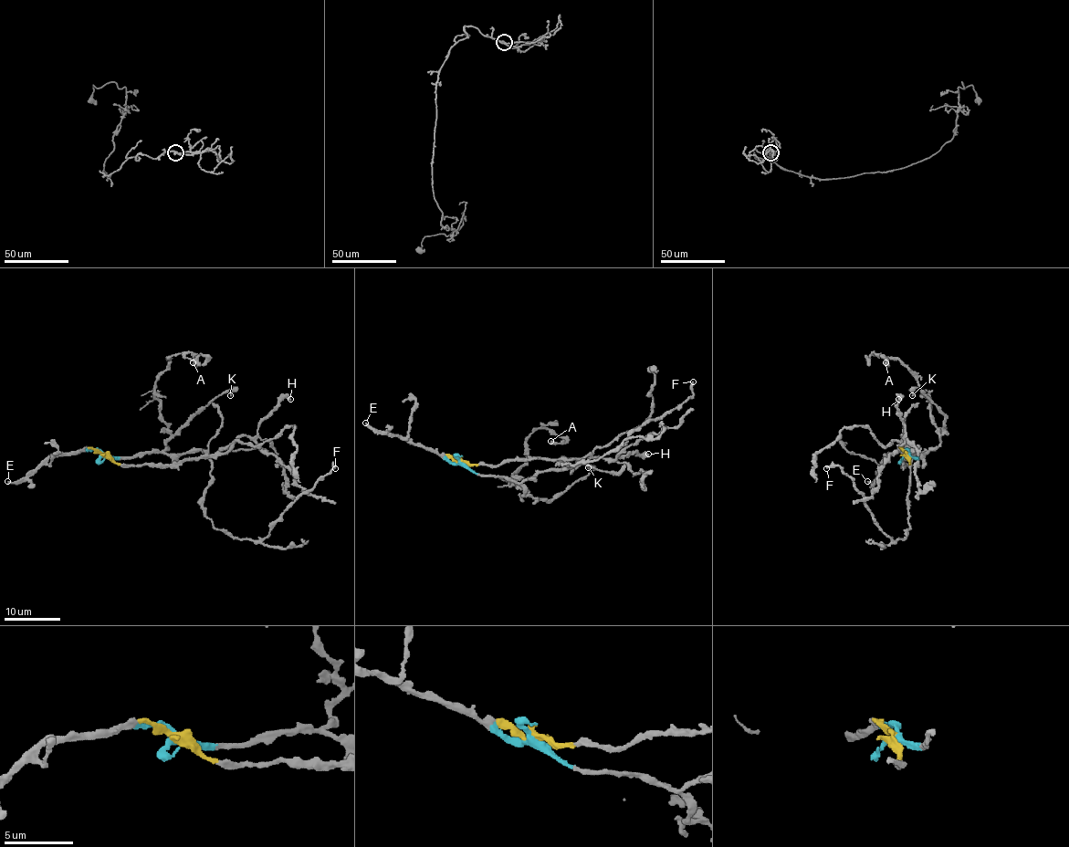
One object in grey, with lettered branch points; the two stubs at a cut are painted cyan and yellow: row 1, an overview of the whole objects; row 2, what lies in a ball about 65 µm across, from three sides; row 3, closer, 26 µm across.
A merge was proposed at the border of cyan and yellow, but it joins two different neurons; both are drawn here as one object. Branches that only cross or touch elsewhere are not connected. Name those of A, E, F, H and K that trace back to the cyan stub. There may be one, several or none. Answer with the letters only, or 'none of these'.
A, E, F, K

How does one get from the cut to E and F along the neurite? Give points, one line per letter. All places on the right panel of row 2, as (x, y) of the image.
E: (906, 455), (906, 450), (889, 454), (875, 478), (871, 482), (866, 481)
F: (906, 455), (927, 453), (915, 450), (910, 463), (905, 538), (892, 539), (839, 465), (826, 468)

